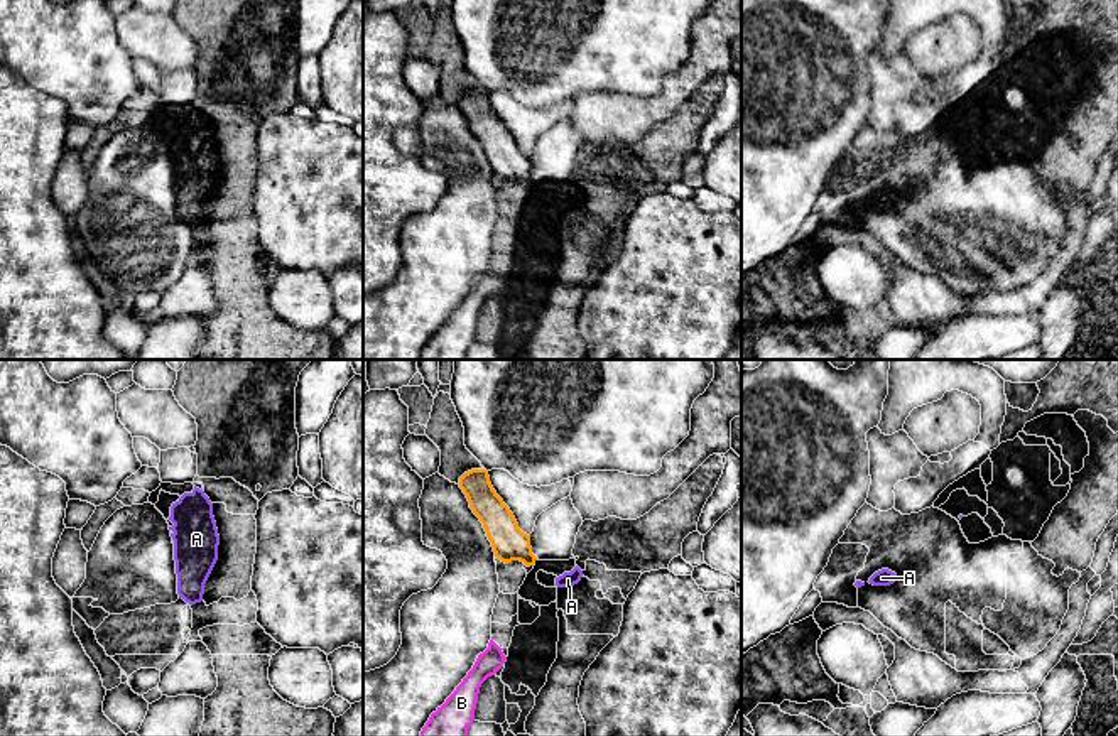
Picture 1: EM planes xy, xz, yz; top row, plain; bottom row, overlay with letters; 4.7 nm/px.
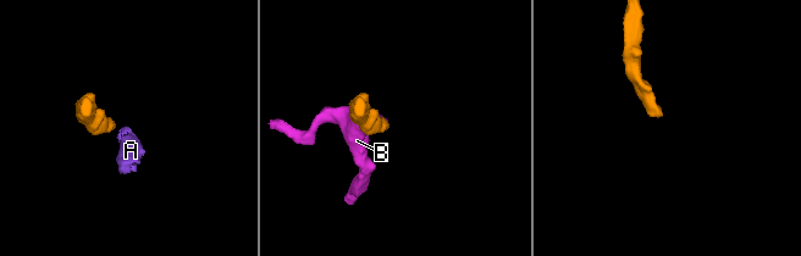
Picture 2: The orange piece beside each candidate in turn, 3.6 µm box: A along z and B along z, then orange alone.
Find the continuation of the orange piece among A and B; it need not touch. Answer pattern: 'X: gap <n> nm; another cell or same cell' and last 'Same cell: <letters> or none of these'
A: gap 130 nm; another cell
B: gap 360 nm; same cell
Same cell: B

